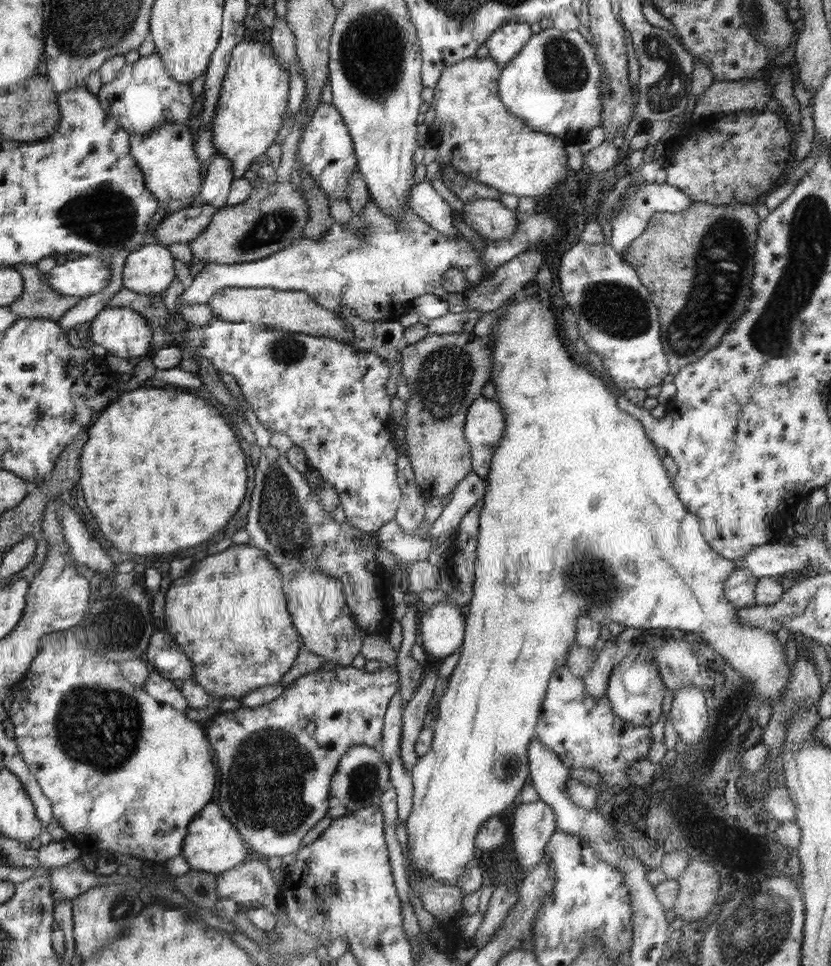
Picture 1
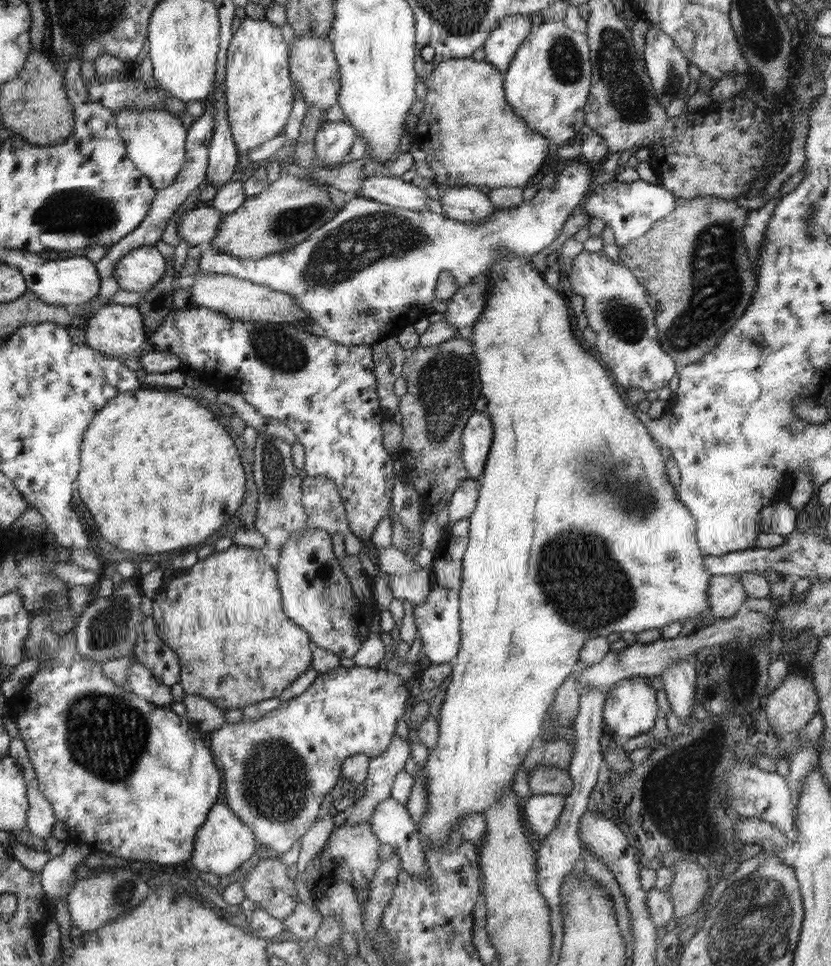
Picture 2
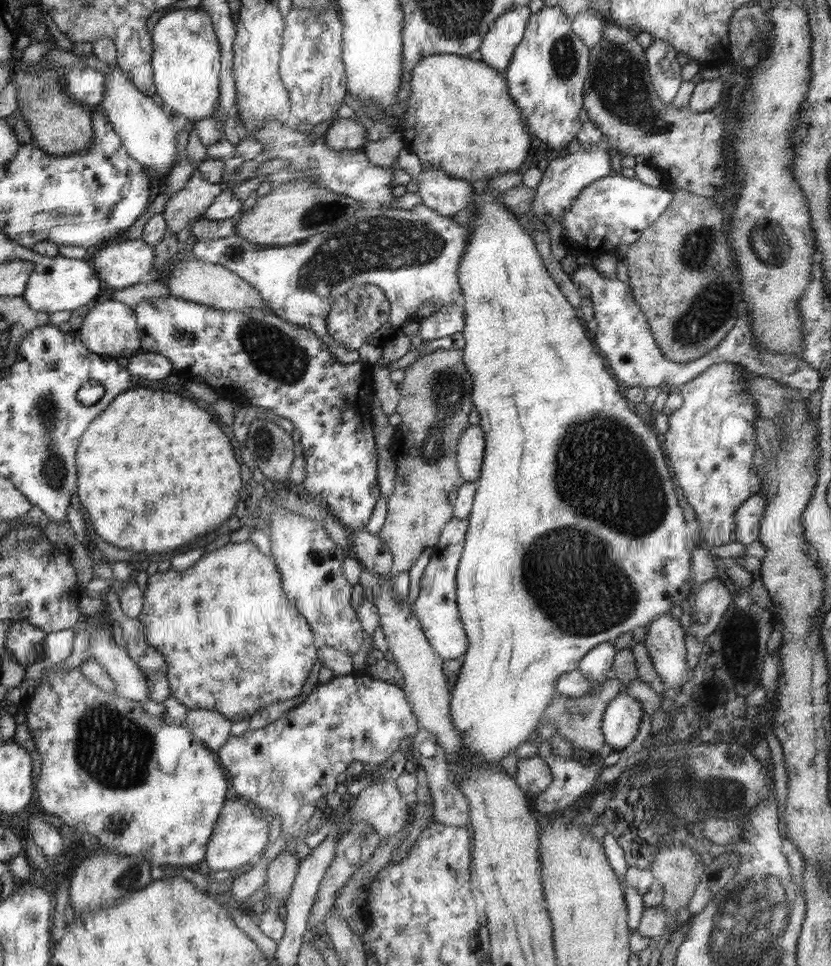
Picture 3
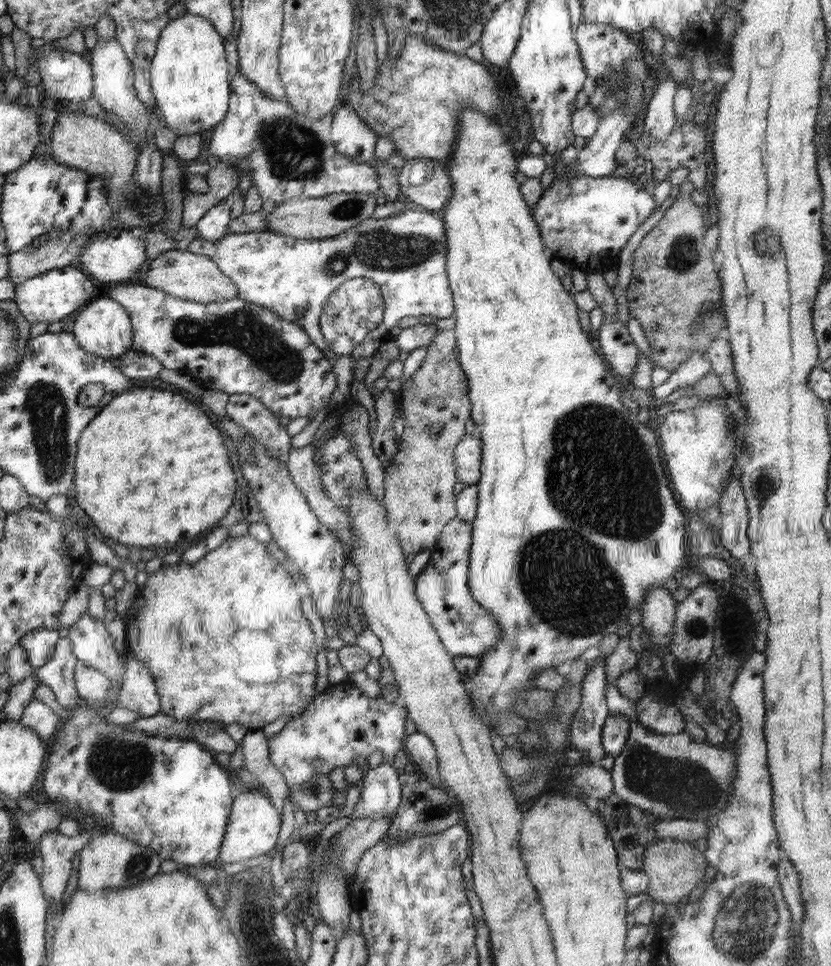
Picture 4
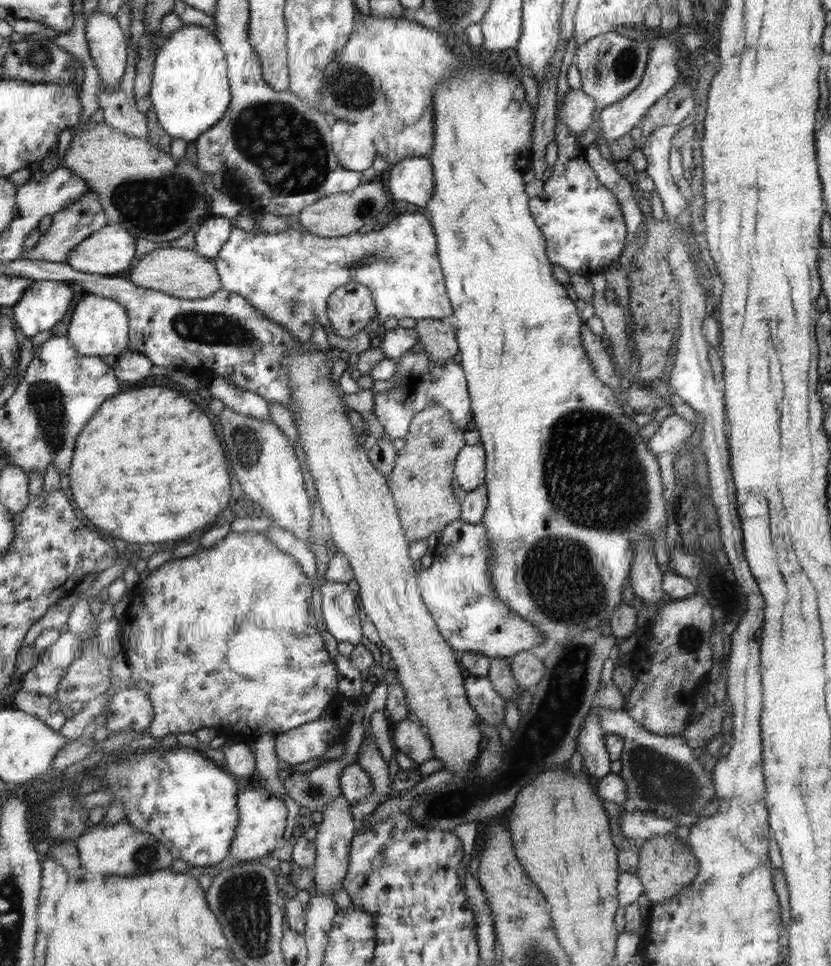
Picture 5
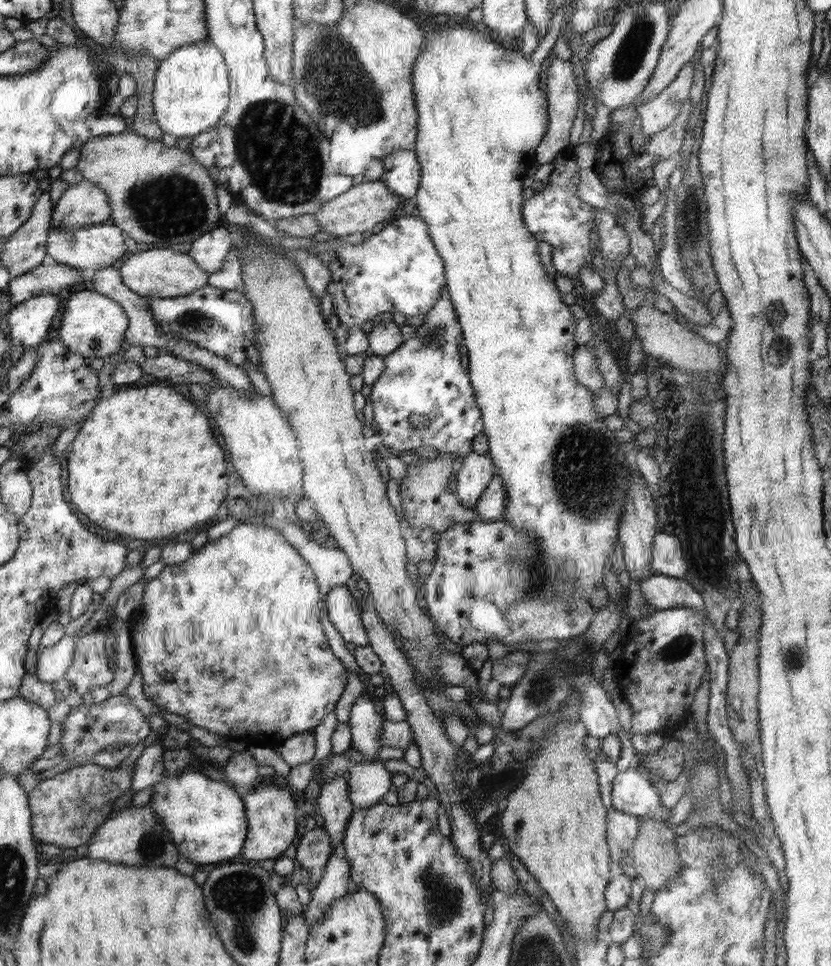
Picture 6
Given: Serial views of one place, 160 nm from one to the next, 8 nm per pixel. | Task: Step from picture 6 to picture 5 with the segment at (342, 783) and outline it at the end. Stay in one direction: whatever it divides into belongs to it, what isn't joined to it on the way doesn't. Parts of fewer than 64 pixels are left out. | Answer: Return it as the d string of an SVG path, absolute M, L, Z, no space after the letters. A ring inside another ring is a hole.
M341 794L334 801L328 801L328 803L324 804L324 809L320 809L322 823L316 826L318 828L318 834L316 840L314 840L316 844L316 862L312 866L314 869L314 883L319 894L331 896L340 888L340 883L346 877L352 838L356 834L356 830L361 826L360 822L354 820L351 807L350 803Z

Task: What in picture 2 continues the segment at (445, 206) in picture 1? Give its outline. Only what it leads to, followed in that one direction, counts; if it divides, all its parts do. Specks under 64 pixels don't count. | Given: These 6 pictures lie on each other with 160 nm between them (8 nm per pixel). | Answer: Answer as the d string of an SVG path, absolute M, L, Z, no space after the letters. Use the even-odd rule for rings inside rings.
M363 167L363 184L357 190L356 197L376 199L394 208L417 210L422 212L428 209L428 193L422 186L414 186L410 182L400 180L395 176L374 176L366 174Z

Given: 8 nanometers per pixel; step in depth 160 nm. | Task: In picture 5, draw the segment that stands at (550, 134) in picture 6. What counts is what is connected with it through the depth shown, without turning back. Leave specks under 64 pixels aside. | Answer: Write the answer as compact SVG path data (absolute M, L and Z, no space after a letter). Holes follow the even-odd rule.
M581 88L574 91L569 89L562 99L558 117L573 133L583 133L594 123L594 108L597 106L598 103Z

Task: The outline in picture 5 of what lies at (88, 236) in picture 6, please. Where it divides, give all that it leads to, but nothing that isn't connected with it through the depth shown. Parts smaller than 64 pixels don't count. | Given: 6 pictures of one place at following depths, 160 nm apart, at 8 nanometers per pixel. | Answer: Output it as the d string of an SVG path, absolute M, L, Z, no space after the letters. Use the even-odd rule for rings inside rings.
M107 224L82 241L66 263L88 274L120 276L136 258L136 246L130 233L126 227Z

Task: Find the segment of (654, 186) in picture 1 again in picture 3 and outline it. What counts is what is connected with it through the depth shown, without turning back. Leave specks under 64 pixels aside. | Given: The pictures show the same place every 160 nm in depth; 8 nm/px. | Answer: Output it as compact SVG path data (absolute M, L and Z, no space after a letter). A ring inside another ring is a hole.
M610 174L592 181L586 185L586 188L574 199L572 206L565 212L560 223L563 226L564 238L562 244L566 250L570 247L575 248L578 252L577 256L582 254L588 255L591 258L596 258L604 252L614 252L614 248L618 244L632 244L636 242L641 234L649 228L650 224L656 222L658 217L673 202L673 193L665 187L649 186L637 178L627 178L621 174Z

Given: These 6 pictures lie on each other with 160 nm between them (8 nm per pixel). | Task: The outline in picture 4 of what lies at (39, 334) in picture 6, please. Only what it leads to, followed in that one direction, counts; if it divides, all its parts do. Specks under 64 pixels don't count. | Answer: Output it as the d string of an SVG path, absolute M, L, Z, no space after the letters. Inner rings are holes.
M77 263L49 270L15 286L15 297L18 308L28 322L60 322L64 316L86 304L96 294L94 282L86 276L86 270L80 269Z

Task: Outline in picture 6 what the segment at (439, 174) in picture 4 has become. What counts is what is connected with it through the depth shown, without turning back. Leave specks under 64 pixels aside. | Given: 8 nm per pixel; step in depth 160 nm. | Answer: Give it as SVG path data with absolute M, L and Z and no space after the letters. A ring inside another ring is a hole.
M397 150L382 158L384 173L380 180L407 200L417 196L421 186L421 163L412 150Z

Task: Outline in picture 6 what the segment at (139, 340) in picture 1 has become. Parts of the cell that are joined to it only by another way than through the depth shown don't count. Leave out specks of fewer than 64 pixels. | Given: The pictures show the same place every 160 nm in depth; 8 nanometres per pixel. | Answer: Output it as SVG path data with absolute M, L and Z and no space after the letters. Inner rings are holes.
M90 288L67 296L65 313L58 324L58 340L84 359L105 358L120 353L129 329L126 310L118 301Z

